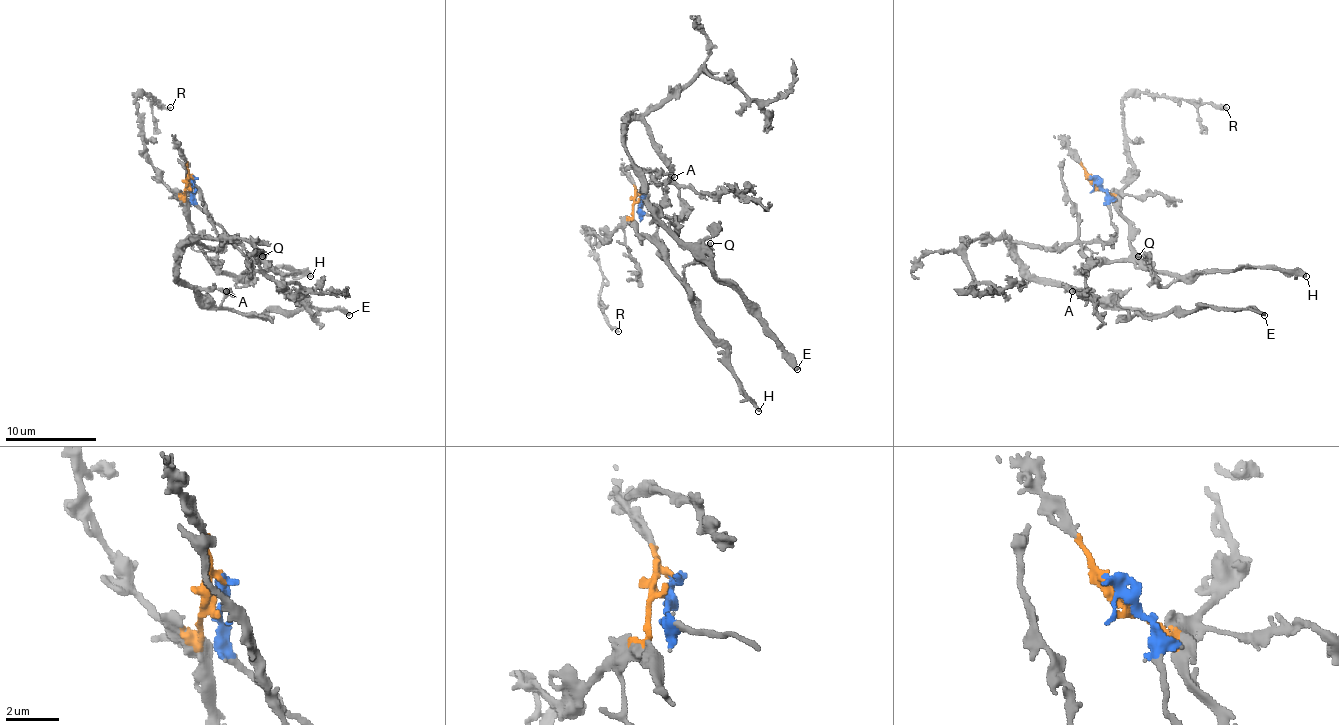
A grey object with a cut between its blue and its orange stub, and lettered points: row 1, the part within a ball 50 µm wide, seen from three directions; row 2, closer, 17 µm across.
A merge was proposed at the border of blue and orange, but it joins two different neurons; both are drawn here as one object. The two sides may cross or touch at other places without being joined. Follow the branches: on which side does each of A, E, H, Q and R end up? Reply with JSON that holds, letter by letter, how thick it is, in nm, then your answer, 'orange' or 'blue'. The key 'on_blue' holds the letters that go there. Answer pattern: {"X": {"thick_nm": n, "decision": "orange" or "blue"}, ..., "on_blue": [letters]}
{"A": {"thick_nm": 180, "decision": "blue"}, "E": {"thick_nm": 360, "decision": "blue"}, "H": {"thick_nm": 320, "decision": "orange"}, "Q": {"thick_nm": 300, "decision": "orange"}, "R": {"thick_nm": 160, "decision": "orange"}, "on_blue": ["A", "E"]}

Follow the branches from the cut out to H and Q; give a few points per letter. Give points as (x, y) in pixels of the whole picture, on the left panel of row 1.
H: (190, 180), (186, 187), (186, 219), (193, 239), (224, 273), (240, 276), (277, 267), (311, 276)
Q: (190, 180), (186, 187), (186, 219), (193, 239), (215, 264), (240, 287), (252, 262), (263, 255)

